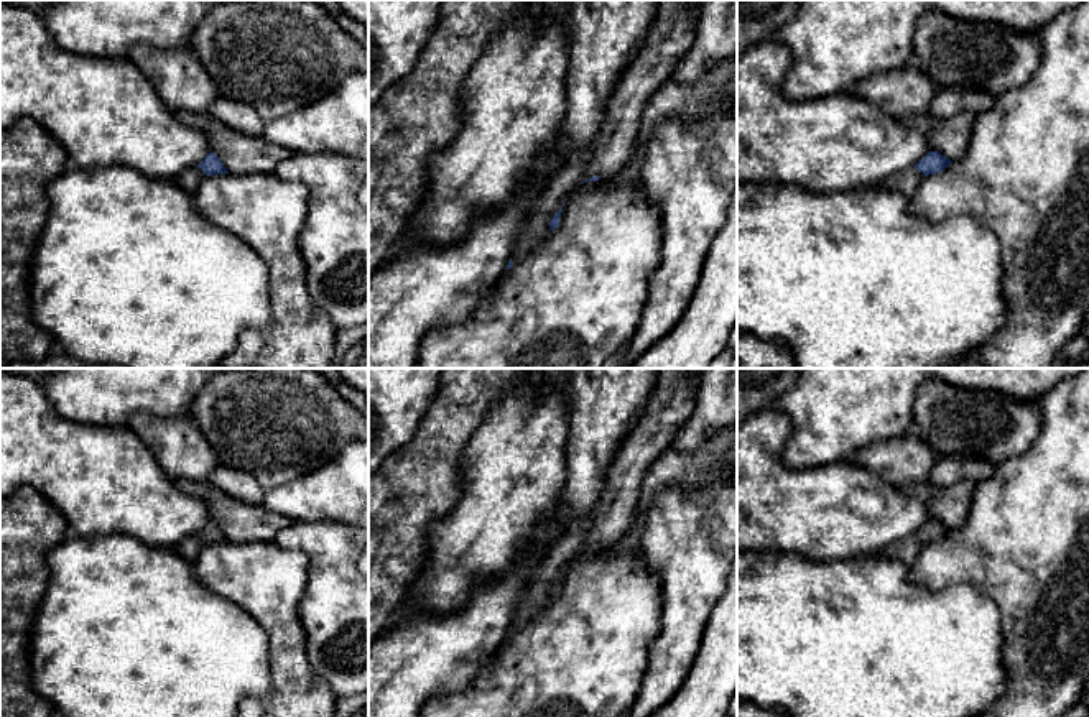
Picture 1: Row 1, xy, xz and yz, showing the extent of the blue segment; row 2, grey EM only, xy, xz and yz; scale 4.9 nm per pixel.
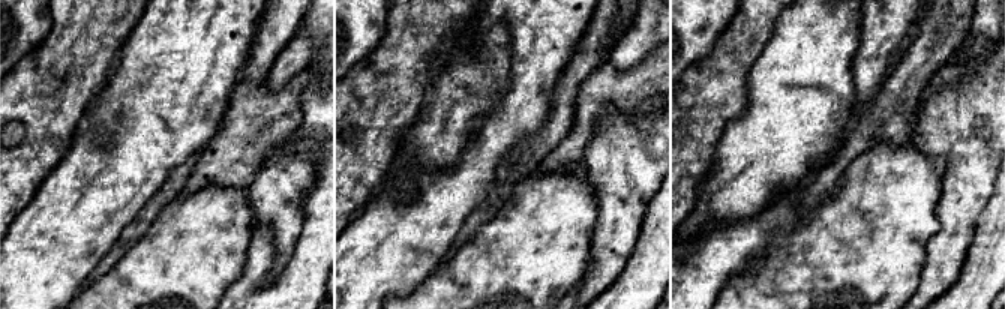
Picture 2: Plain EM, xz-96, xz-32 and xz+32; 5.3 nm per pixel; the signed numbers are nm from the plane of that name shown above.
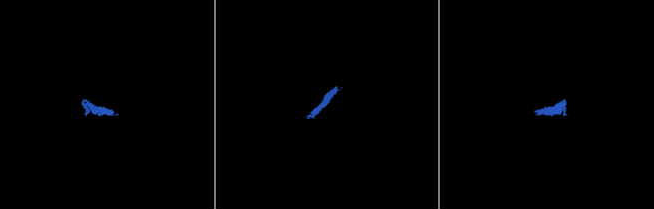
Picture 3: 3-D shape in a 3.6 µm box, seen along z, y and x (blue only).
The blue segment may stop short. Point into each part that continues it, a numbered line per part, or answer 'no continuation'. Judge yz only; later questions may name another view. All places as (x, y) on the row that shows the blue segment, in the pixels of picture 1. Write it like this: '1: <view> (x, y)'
1: yz (907, 181)

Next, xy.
1: xy (189, 178)

